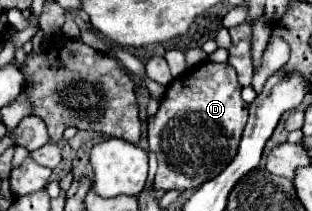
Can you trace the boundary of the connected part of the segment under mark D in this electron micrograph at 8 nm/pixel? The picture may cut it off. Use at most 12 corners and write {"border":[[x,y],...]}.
{"border":[[210,60],[148,120],[154,190],[196,190],[232,162],[248,118]]}

